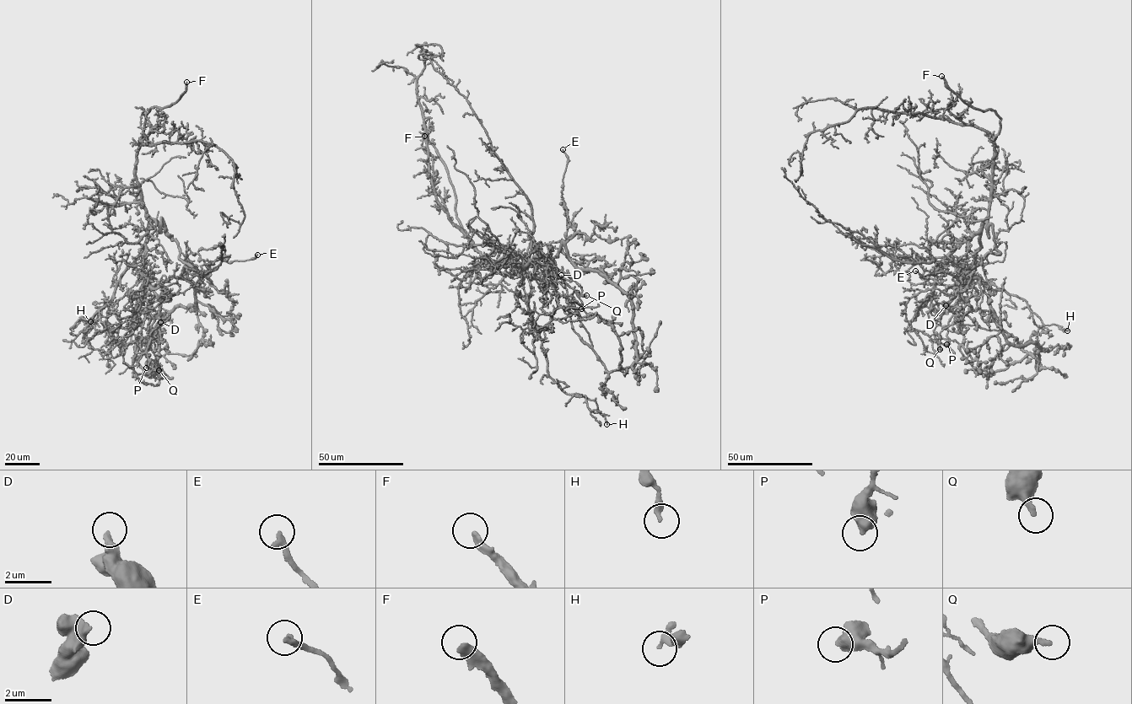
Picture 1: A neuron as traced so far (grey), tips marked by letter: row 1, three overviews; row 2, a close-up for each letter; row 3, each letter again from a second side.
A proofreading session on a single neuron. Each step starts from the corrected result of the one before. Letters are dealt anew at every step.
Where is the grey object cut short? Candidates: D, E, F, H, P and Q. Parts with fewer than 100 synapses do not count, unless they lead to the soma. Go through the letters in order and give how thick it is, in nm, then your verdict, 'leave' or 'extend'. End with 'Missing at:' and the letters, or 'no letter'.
D: 400 nm thick; leave
E: 280 nm thick; leave
F: 360 nm thick; extend
H: 190 nm thick; leave
P: 550 nm thick; leave
Q: 280 nm thick; leave
Missing at: F

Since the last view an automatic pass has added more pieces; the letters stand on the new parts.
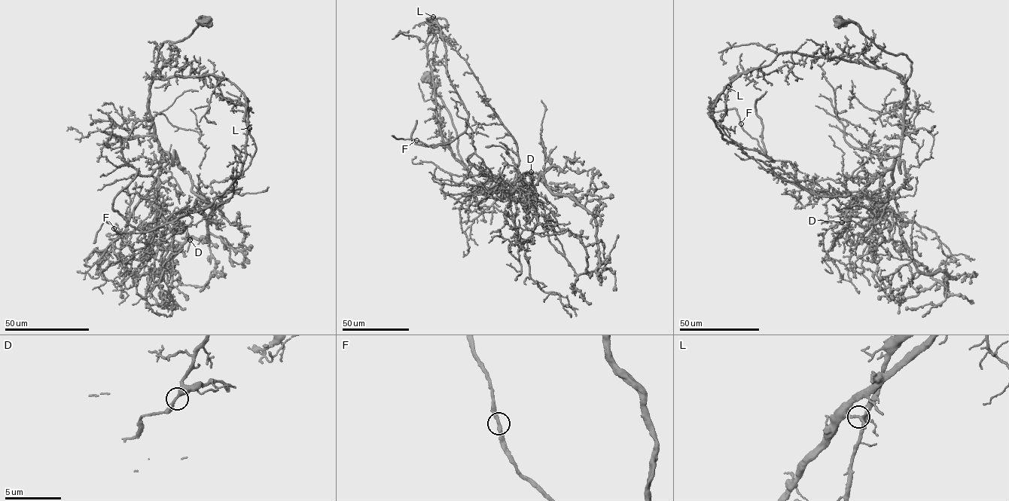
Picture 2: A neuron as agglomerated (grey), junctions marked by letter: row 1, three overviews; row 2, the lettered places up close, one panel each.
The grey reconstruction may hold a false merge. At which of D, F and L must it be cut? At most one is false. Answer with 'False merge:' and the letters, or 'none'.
False merge: L

